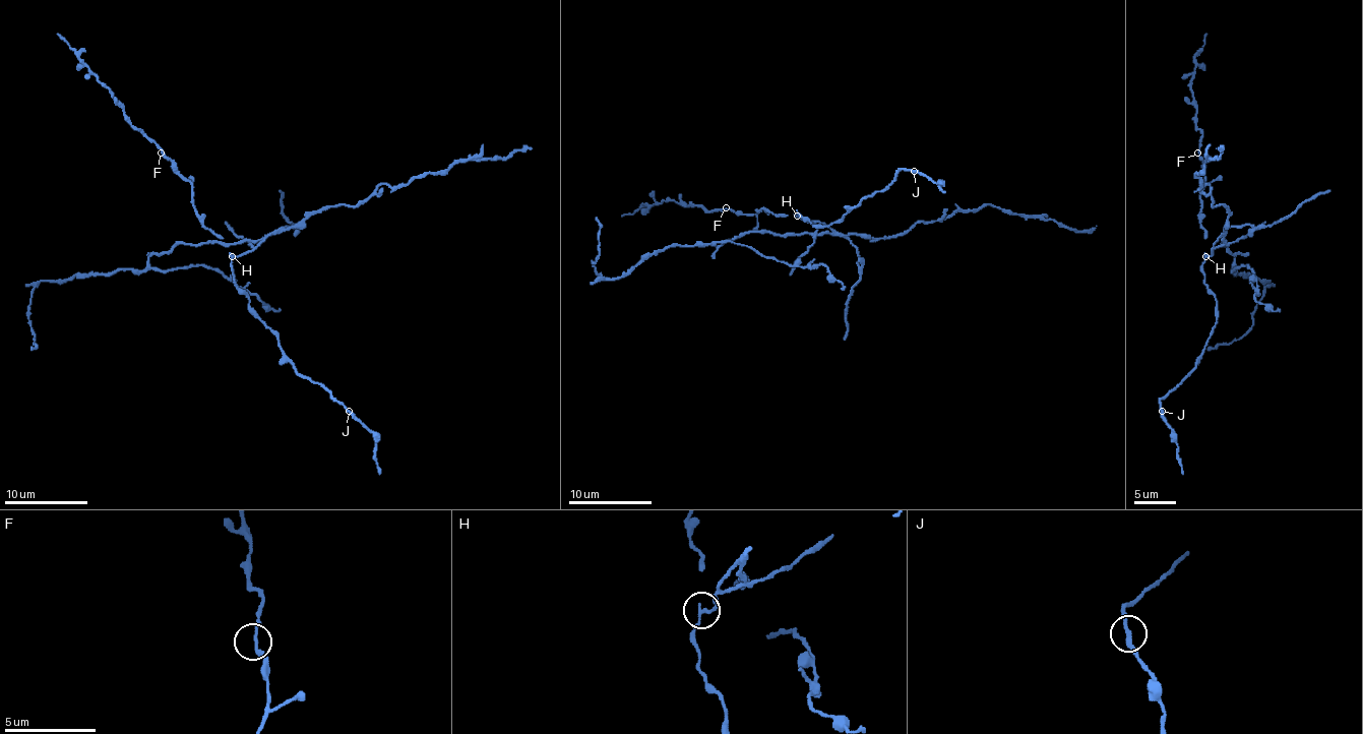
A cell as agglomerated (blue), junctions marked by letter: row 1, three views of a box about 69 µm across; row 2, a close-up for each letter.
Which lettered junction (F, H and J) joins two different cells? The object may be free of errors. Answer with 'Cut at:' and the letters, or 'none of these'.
Cut at: H

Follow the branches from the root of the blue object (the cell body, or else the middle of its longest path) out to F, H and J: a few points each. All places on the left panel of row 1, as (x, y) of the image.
F: (248, 241), (250, 251), (232, 255), (224, 239), (202, 224), (190, 182), (161, 153)
H: (248, 241), (252, 245), (250, 251), (232, 255)
J: (248, 241), (252, 249), (232, 259), (248, 307), (292, 368), (349, 412)

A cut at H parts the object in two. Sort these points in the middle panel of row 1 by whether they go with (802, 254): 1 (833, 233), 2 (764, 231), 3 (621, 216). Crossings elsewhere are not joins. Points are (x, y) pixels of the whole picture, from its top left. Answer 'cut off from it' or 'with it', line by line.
1: with it
2: with it
3: cut off from it

